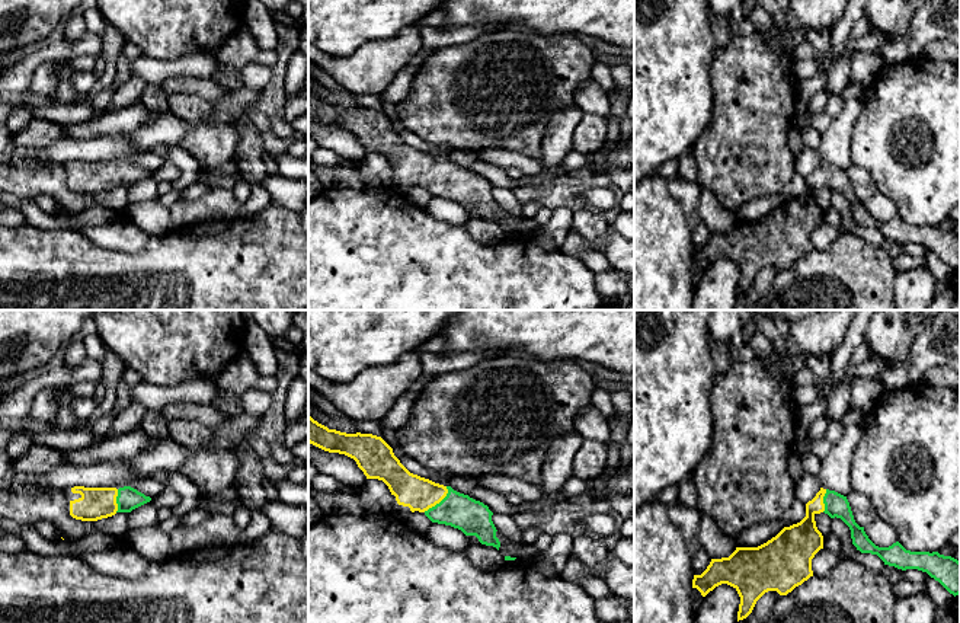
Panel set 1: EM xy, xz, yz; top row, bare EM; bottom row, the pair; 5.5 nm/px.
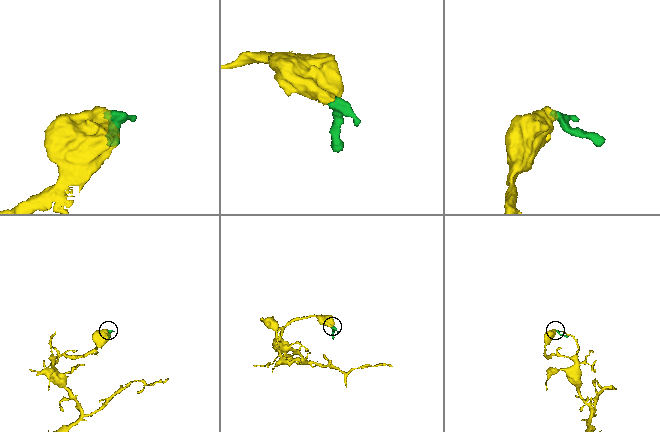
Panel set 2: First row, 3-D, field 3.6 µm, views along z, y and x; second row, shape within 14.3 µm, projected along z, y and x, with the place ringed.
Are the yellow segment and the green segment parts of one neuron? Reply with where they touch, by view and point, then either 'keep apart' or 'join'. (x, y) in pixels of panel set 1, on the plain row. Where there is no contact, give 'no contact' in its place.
meets yellow in xz at (438, 176); join

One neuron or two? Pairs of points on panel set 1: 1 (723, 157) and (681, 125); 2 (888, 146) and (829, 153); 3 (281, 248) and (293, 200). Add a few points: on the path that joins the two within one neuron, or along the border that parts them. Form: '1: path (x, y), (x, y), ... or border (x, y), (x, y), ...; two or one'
1: border (712, 105), (712, 118), (690, 150); two
2: border (858, 117), (850, 140), (851, 162); two
3: border (274, 204), (293, 211); two

